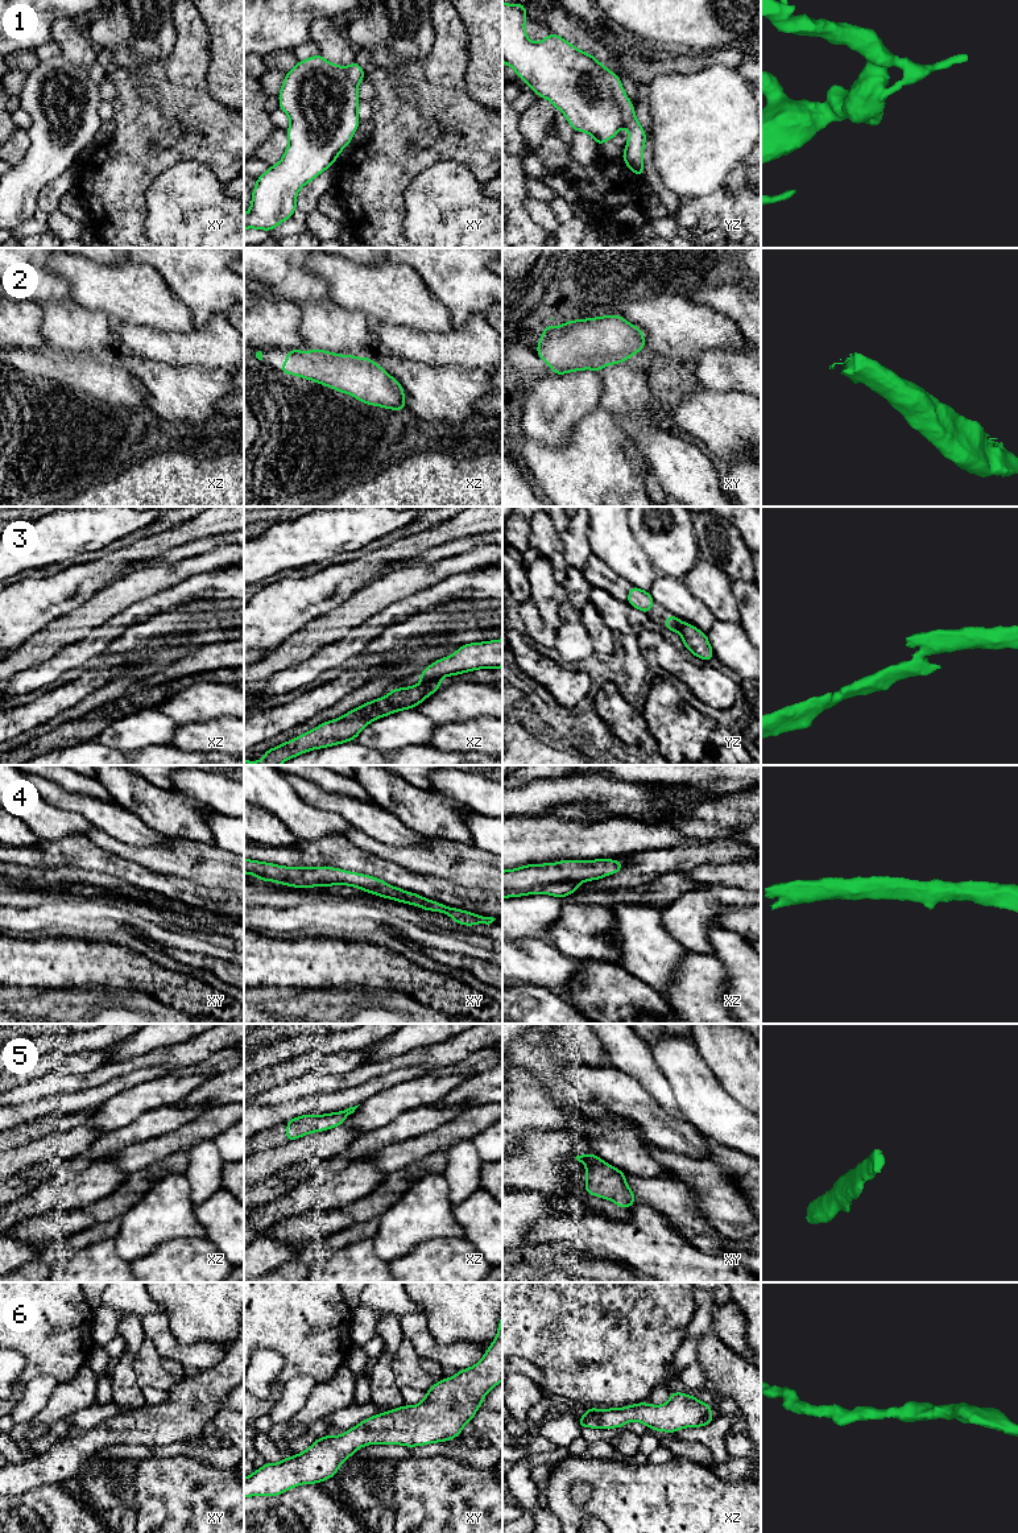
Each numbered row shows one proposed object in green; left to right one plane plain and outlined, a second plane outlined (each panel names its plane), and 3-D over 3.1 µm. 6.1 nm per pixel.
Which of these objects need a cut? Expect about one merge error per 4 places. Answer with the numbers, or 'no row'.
3

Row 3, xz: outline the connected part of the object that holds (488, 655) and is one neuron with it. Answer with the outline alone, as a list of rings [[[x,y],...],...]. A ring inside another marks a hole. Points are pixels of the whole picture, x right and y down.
[[[502,639],[464,644],[451,656],[434,661],[418,677],[422,682],[430,682],[477,669],[498,668],[502,668]]]

